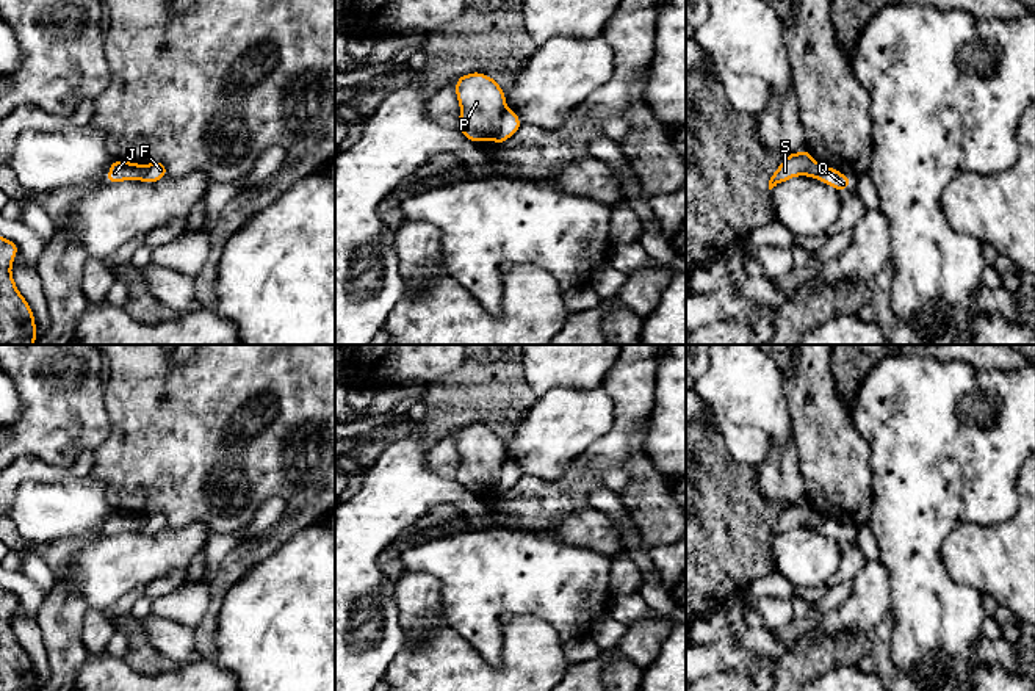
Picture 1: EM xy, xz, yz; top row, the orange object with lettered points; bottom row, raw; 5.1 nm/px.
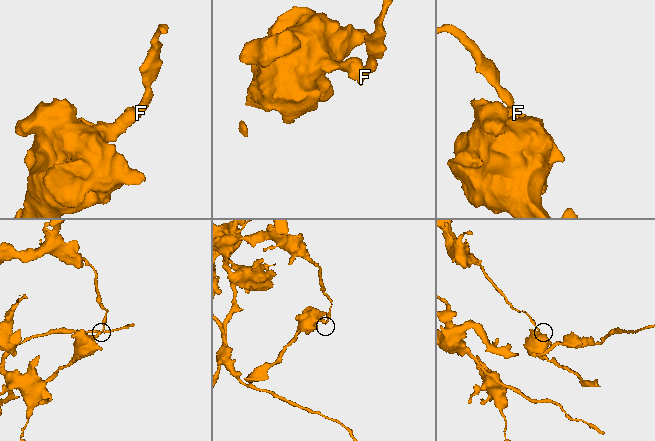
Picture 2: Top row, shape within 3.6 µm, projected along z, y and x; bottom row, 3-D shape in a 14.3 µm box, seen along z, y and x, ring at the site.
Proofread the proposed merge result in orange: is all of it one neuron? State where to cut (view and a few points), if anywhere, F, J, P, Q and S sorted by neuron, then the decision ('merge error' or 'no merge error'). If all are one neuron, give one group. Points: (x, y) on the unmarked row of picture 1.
xz (504, 459), (500, 477), (490, 488) | F Q / J P S | merge error

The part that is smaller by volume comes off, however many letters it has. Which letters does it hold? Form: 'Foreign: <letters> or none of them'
Foreign: J, P, S

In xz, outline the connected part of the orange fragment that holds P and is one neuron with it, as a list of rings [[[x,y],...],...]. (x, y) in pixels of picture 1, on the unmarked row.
[[[471,423],[456,431],[460,456],[459,483],[473,494],[492,489],[506,461],[506,445],[498,432],[482,423]]]

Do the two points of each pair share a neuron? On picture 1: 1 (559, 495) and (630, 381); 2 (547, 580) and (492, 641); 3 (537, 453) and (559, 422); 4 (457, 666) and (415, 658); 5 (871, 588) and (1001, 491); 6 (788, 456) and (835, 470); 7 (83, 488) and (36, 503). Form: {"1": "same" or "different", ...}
{"1": "same", "2": "same", "3": "same", "4": "same", "5": "different", "6": "different", "7": "same"}

